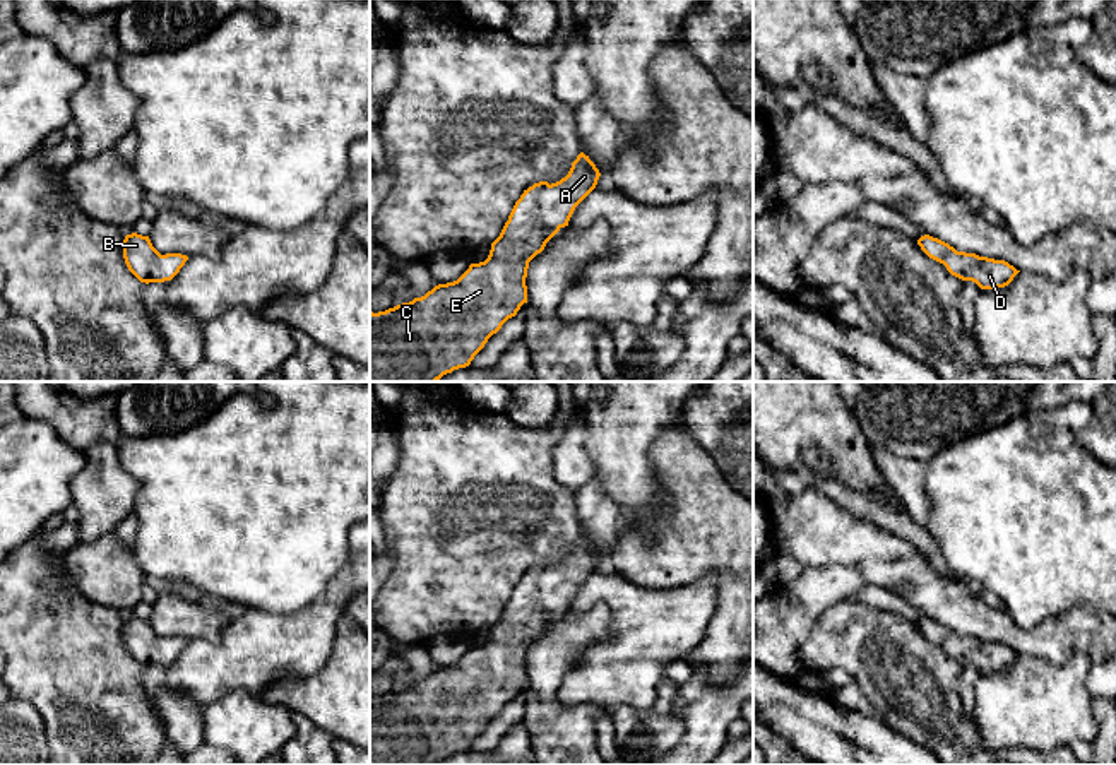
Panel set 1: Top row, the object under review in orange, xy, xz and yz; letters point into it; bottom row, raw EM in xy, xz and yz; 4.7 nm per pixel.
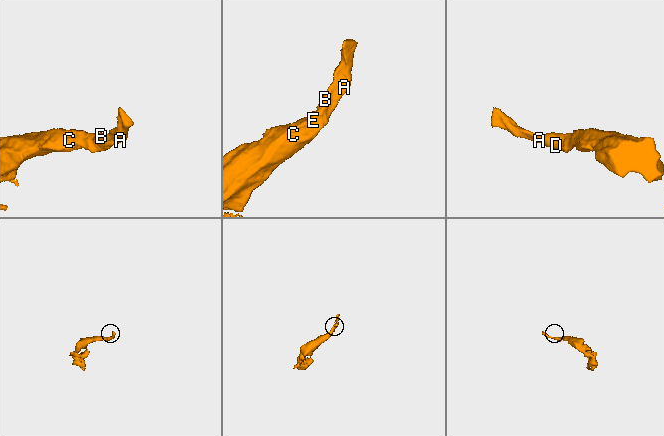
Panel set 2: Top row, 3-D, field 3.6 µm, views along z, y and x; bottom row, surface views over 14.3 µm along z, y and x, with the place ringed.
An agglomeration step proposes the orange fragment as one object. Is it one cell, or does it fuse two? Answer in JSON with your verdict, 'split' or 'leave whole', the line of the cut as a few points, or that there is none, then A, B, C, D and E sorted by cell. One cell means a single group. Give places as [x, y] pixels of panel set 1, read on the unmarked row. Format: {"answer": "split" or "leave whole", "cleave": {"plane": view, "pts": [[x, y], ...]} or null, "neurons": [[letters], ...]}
{"answer": "leave whole", "cleave": null, "neurons": [["A", "B", "C", "D", "E"]]}

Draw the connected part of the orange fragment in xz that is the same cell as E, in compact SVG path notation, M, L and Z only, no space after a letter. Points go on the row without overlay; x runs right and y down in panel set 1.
M580 536L565 561L524 573L484 645L471 647L454 666L438 667L421 681L385 695L370 695L370 765L438 765L471 748L488 722L527 686L529 645L565 609L575 590L596 572L601 556Z

